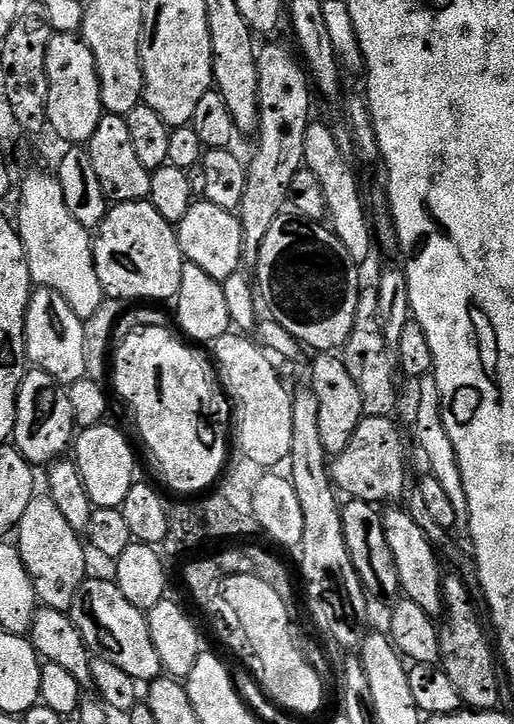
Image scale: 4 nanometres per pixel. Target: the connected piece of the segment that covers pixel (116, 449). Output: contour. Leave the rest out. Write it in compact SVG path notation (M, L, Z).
M112 422L96 424L93 428L83 429L74 440L74 461L85 484L86 494L97 508L121 508L126 502L126 494L130 494L133 484L137 483L136 456L128 445L128 440L112 425Z

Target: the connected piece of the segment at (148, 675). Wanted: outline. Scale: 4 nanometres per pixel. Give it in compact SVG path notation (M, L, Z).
M85 579L70 609L73 624L81 632L88 651L95 659L114 662L118 670L126 670L126 674L130 674L138 682L161 679L160 659L150 638L147 615L126 602L126 594L122 594L115 579L92 579Z

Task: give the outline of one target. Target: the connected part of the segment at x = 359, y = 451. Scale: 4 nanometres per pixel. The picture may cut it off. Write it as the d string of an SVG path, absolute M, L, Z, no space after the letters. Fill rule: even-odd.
M365 416L360 421L358 430L354 430L354 438L350 438L350 446L346 446L346 450L342 450L342 454L331 461L333 481L345 497L384 506L399 501L405 495L410 484L408 448L394 421L395 419L386 416Z

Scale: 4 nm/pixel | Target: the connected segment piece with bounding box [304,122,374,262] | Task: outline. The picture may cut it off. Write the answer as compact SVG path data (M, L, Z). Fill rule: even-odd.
M309 123L306 130L306 146L304 147L304 167L310 169L318 177L322 186L322 194L326 194L326 213L330 227L336 237L346 246L350 258L357 262L364 259L372 252L374 245L374 228L370 223L370 216L364 213L364 196L360 193L360 184L356 181L356 172L352 169L349 157L338 146L336 132L328 129L324 124Z

